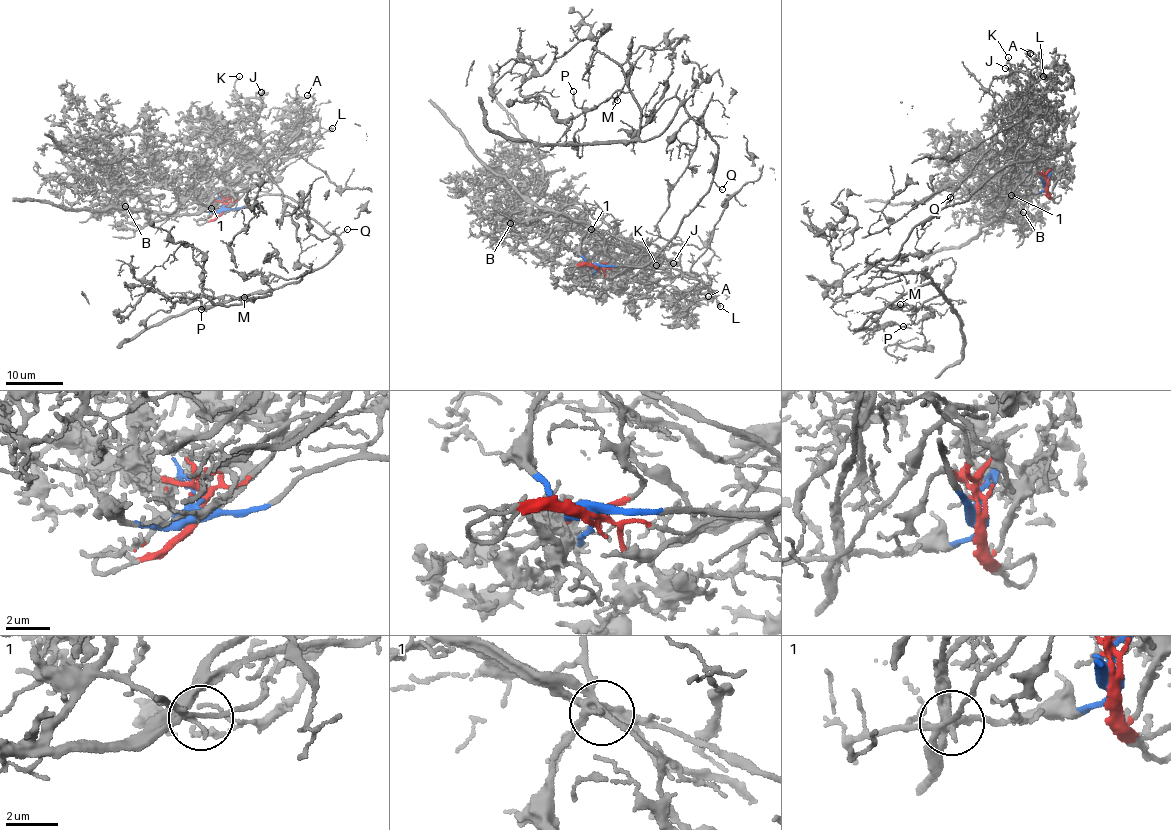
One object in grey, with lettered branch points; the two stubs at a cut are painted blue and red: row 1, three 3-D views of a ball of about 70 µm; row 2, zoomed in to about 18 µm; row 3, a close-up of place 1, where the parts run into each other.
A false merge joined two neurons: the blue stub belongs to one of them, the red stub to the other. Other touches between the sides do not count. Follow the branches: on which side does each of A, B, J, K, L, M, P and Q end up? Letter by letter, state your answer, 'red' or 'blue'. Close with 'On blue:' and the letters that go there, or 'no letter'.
A: red
B: red
J: red
K: red
L: red
M: blue
P: blue
Q: blue
On blue: M, P, Q

